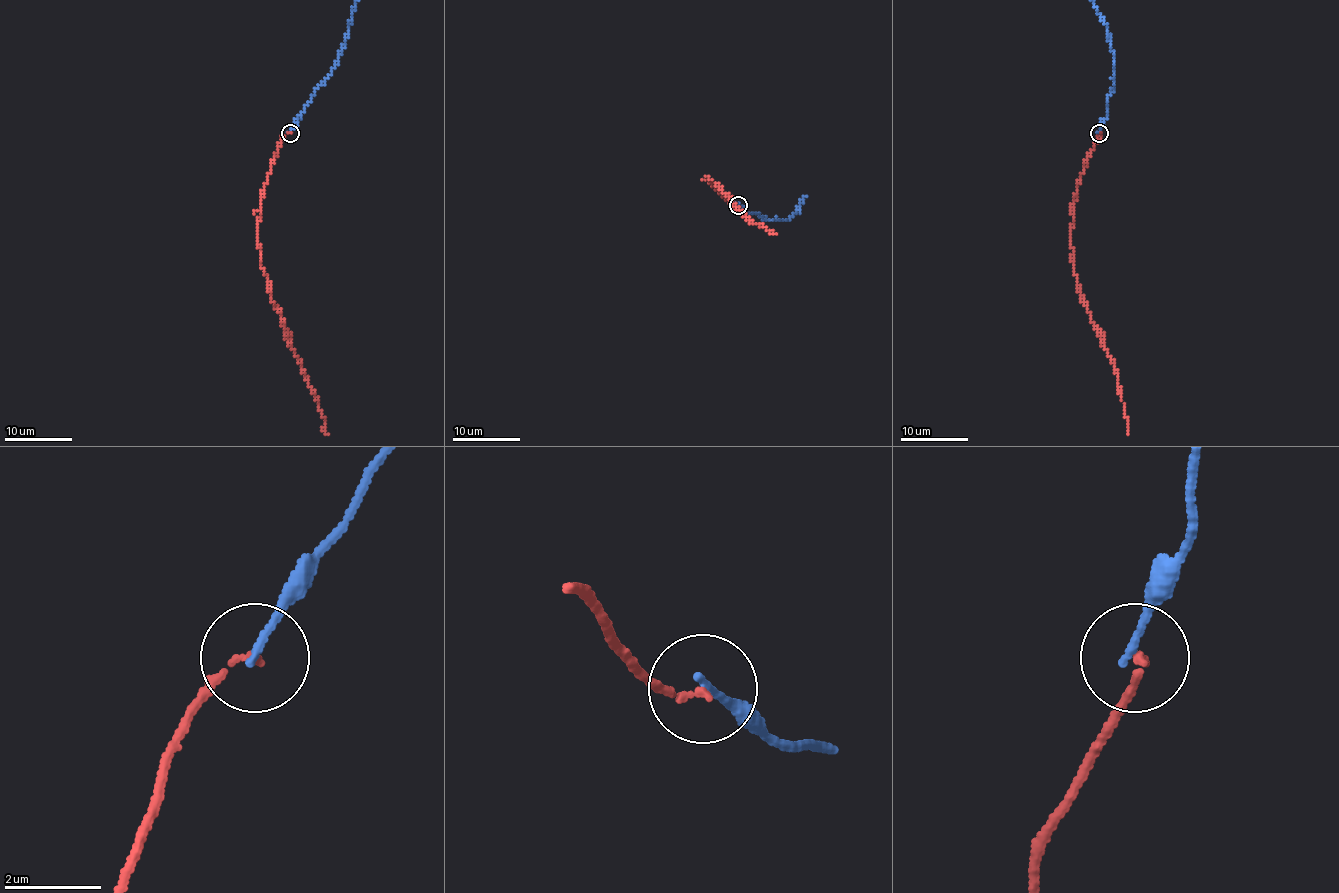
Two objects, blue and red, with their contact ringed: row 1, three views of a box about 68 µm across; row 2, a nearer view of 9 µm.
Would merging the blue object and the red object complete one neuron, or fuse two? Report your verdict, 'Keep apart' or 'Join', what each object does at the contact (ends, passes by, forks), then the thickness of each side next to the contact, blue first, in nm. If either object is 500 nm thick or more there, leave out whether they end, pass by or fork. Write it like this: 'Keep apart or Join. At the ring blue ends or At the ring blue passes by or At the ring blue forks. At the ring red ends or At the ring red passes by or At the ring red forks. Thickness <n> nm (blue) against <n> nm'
Keep apart. At the ring blue ends. At the ring red ends. Thickness 150 nm (blue) against 130 nm

